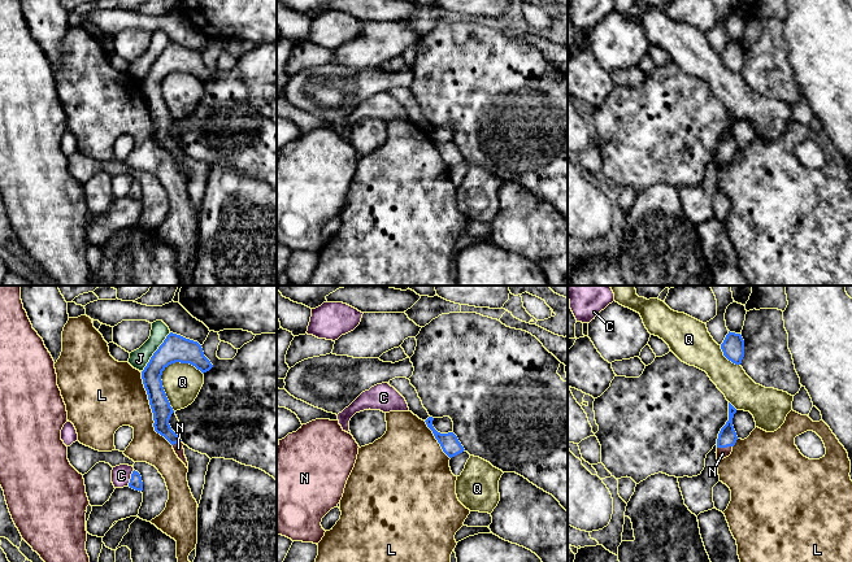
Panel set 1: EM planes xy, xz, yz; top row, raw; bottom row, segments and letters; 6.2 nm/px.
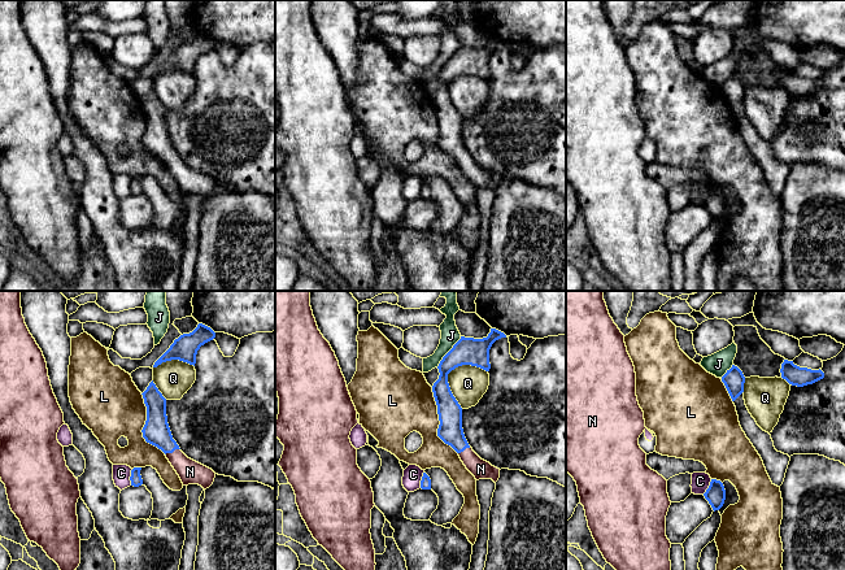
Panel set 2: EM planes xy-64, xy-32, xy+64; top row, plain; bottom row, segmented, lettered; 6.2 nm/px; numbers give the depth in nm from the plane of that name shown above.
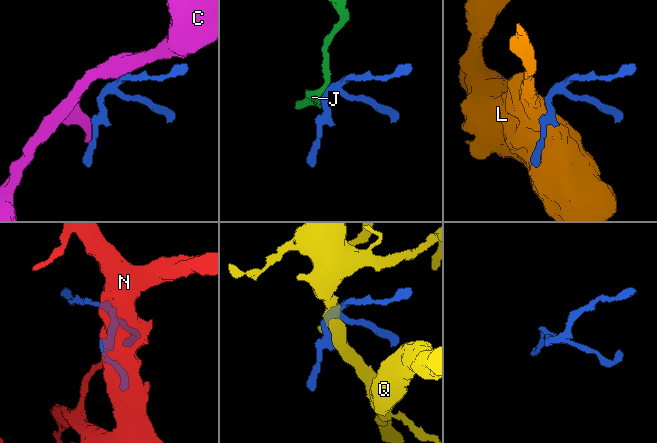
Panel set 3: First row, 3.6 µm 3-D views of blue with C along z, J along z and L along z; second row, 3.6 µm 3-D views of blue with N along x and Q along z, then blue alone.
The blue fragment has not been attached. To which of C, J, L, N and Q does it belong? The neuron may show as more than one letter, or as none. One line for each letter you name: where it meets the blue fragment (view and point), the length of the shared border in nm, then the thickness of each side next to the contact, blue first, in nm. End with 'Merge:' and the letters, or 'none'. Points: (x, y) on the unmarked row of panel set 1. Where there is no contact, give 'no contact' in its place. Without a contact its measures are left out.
N: meets blue in yz at (724, 156); contact 100 nm long; 110 nm thick on the blue side, 70 nm on the other
Merge: N

